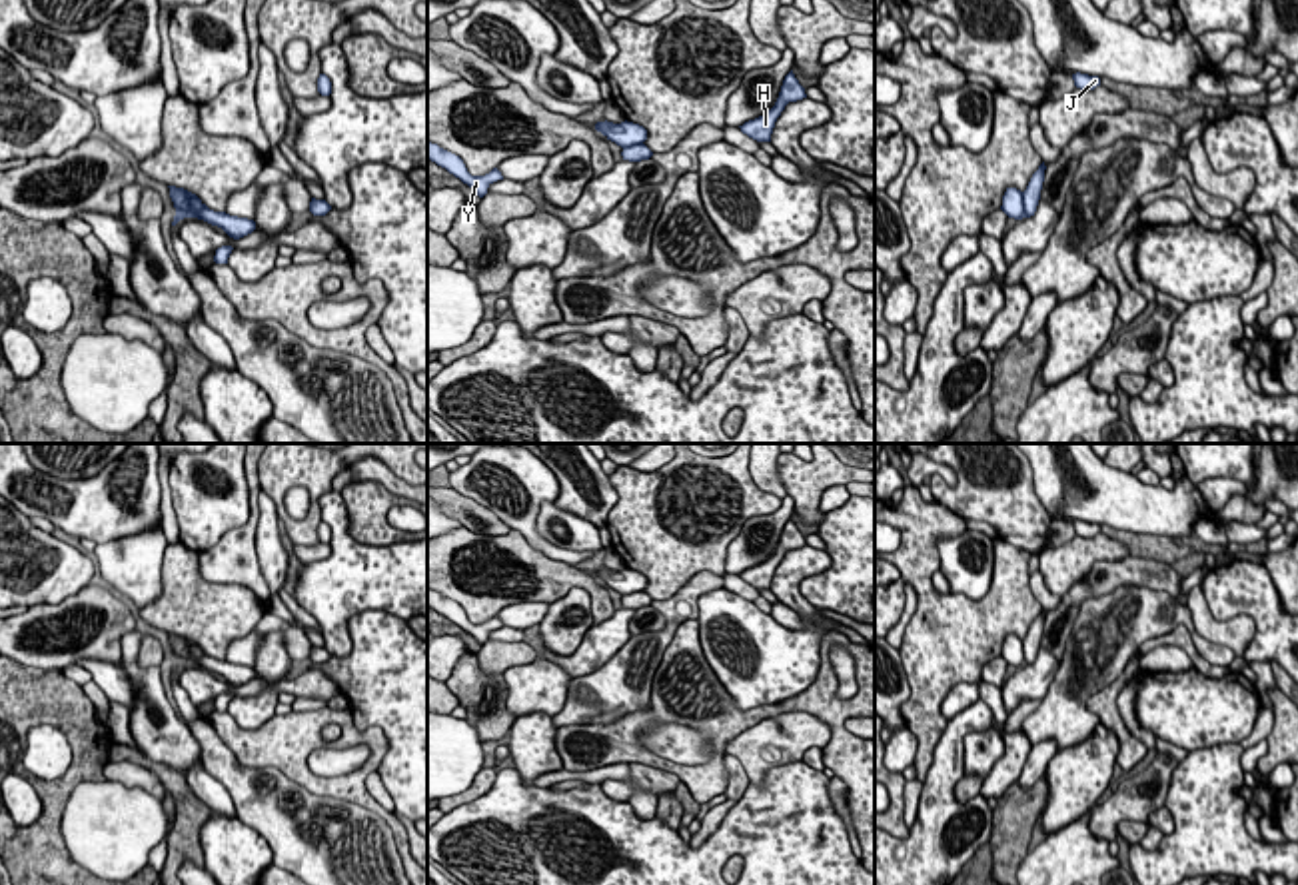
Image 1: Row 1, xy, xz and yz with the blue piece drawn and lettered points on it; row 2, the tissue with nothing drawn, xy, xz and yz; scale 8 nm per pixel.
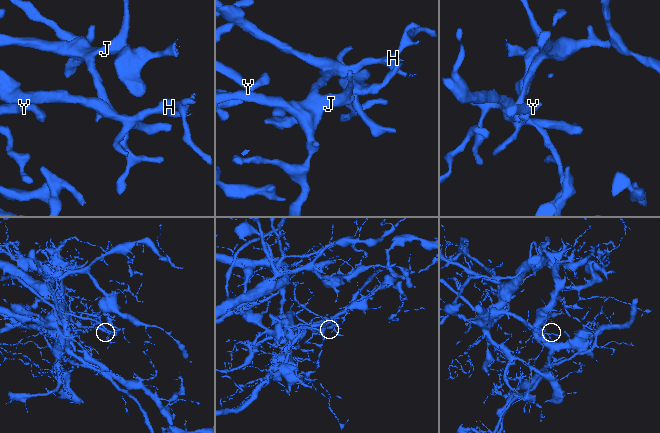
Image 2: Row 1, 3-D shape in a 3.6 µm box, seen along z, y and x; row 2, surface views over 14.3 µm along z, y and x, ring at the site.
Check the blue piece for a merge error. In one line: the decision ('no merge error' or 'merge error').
merge error

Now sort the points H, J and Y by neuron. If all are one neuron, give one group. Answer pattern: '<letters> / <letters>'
H / J Y

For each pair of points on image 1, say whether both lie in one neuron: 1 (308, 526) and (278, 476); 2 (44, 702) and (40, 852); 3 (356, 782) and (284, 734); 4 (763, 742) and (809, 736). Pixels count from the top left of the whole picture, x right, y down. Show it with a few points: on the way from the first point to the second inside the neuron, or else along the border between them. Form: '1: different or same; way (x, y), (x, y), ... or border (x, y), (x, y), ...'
1: same; way (292, 524), (280, 510), (278, 492)
2: same; way (80, 736), (80, 768), (52, 796), (52, 814)
3: same; way (334, 786), (314, 784), (290, 756)
4: same; way (775, 742), (797, 736)

